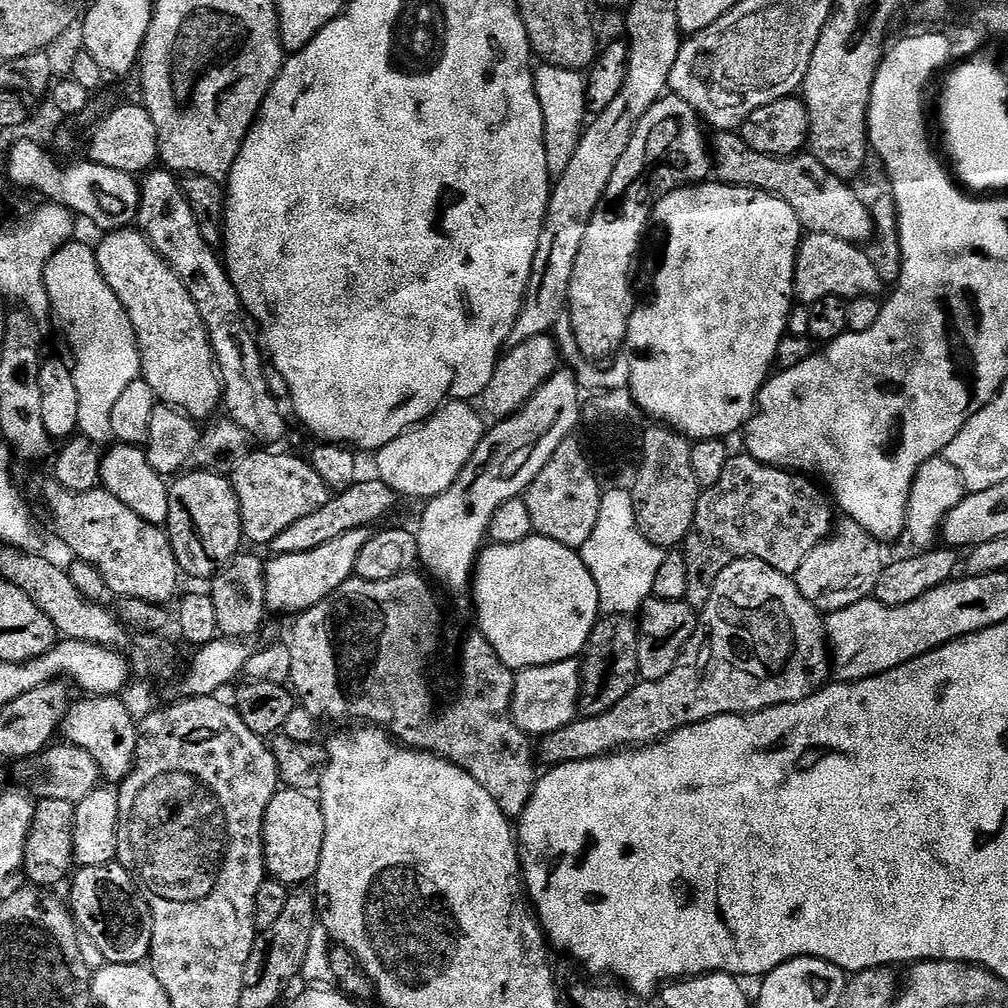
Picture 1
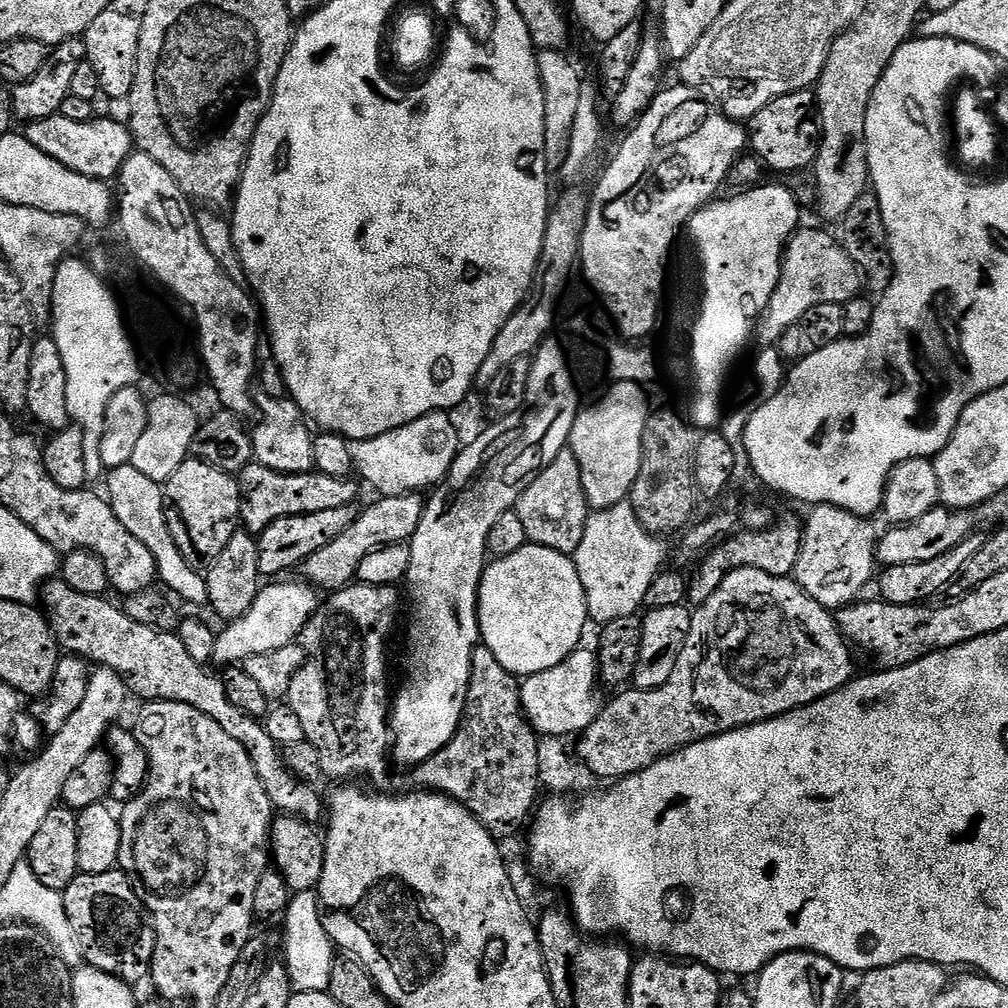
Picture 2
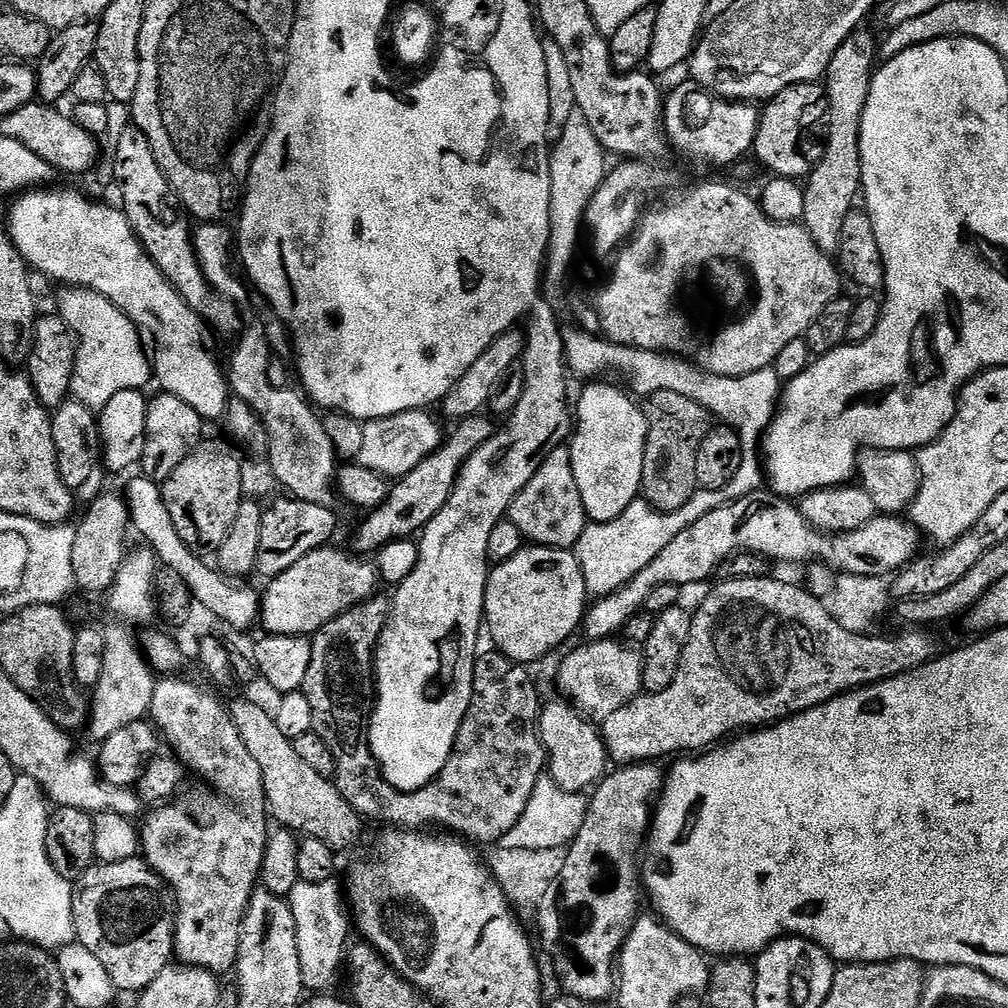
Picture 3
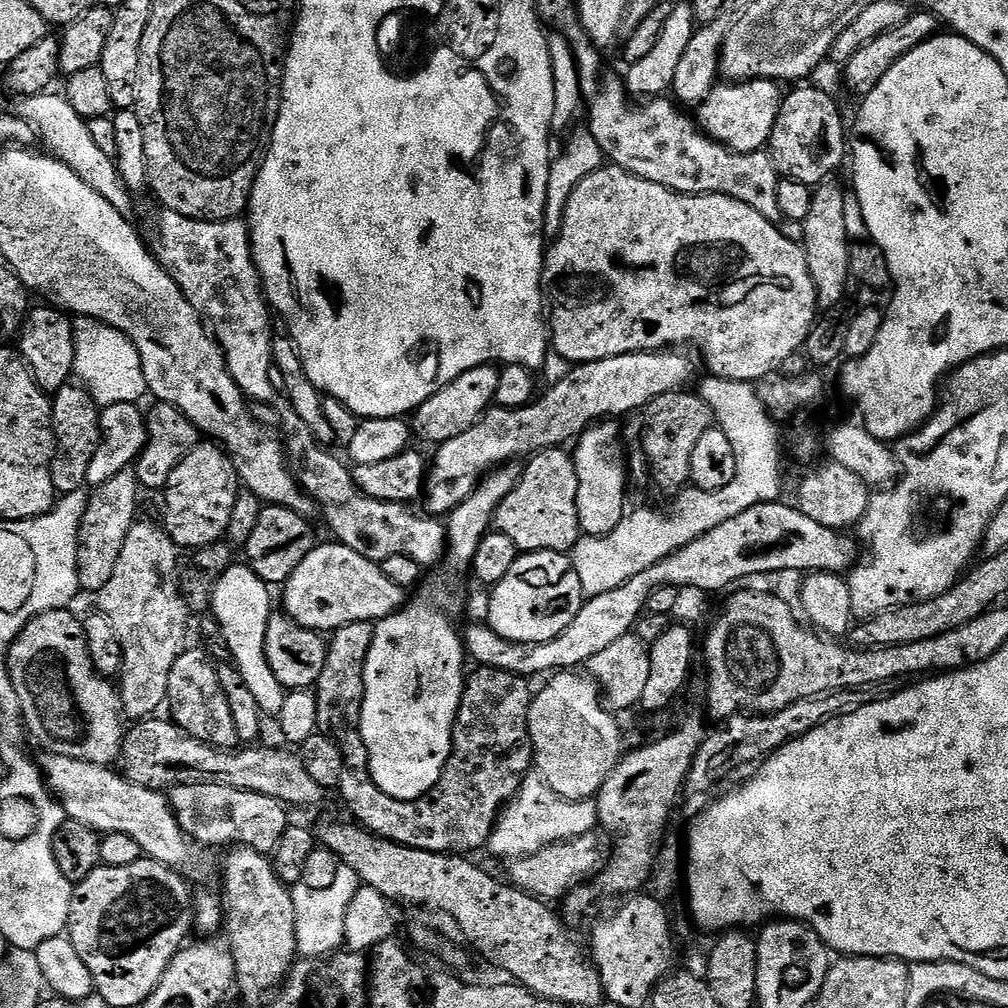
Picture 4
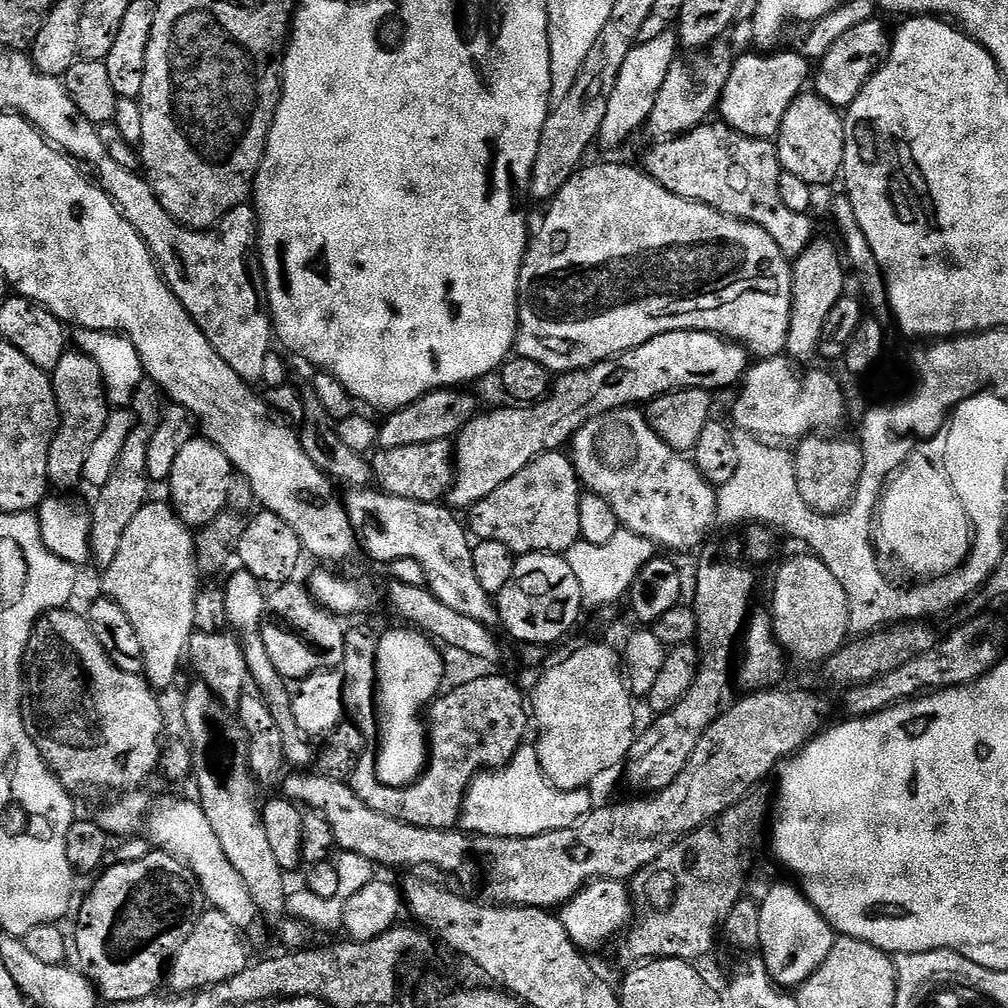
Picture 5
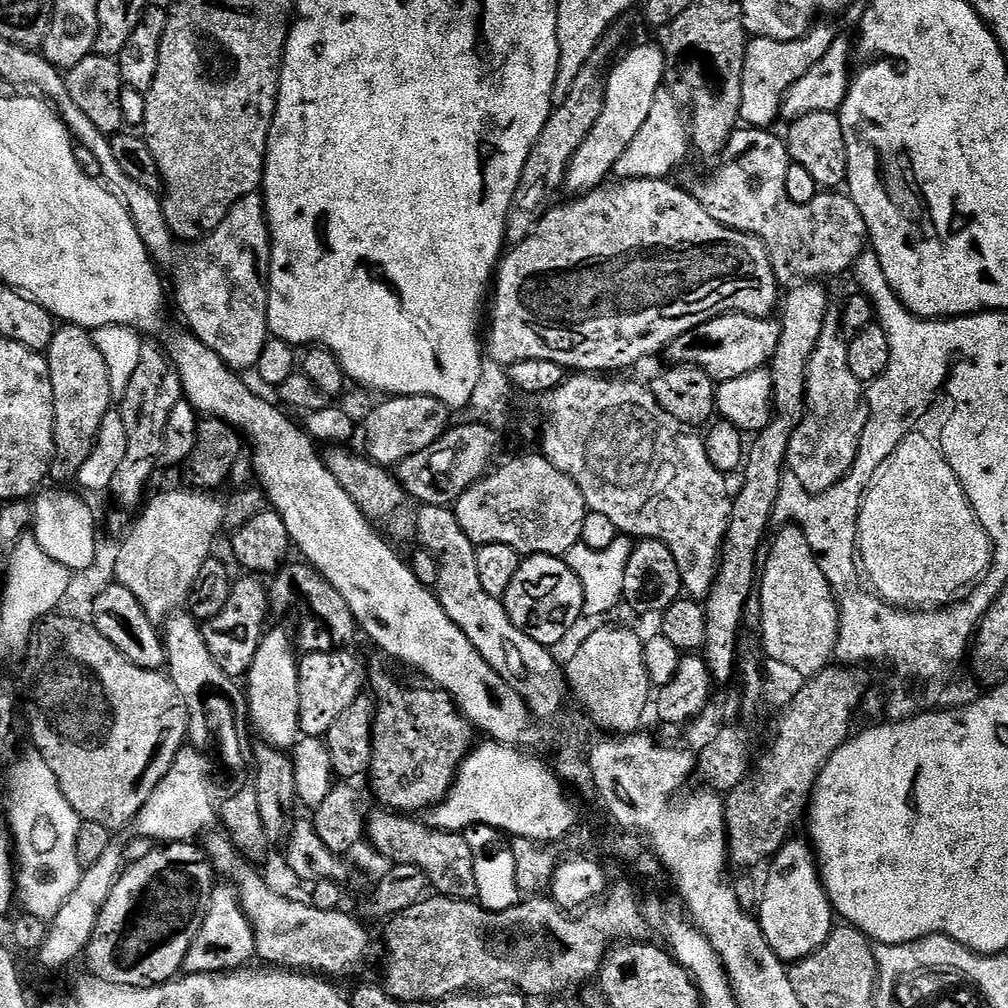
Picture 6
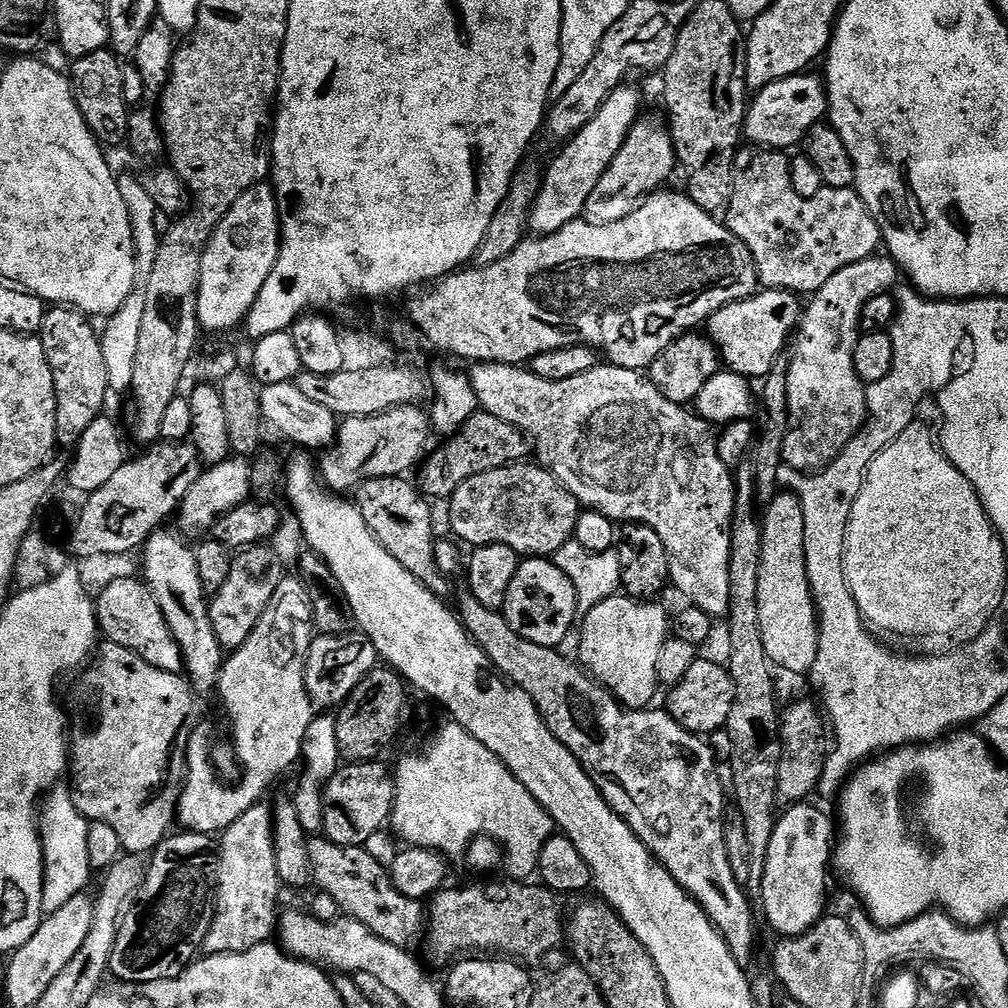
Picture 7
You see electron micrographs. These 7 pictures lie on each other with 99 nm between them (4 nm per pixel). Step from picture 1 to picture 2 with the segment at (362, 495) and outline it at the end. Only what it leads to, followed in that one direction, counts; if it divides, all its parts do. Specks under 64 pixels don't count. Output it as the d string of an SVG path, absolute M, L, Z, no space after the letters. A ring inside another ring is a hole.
M356 504L338 506L336 510L318 510L318 514L298 514L290 518L278 518L278 522L270 522L264 532L259 533L260 574L264 578L280 578L287 568L299 569L310 554L322 550L322 546L330 546L334 538L338 538L356 520L358 508Z

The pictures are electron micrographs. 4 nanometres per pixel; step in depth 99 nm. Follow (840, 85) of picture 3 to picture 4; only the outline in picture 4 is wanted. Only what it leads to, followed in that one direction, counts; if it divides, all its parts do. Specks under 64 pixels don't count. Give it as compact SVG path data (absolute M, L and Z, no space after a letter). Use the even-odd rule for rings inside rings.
M825 182L812 193L810 214L802 222L804 240L802 247L808 263L810 278L816 287L816 298L821 309L835 308L841 303L844 291L850 287L850 258L848 257L850 237L846 234L846 222L843 221L842 198L845 189L833 182Z

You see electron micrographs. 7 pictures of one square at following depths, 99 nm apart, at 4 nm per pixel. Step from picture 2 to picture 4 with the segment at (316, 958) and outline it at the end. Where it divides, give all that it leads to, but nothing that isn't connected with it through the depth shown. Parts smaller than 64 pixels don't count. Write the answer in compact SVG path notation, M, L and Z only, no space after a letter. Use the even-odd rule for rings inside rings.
M341 864L334 882L330 882L326 890L310 890L310 886L299 882L291 885L296 923L296 951L301 957L325 956L337 951L345 943L347 907L360 887L358 874L345 864Z

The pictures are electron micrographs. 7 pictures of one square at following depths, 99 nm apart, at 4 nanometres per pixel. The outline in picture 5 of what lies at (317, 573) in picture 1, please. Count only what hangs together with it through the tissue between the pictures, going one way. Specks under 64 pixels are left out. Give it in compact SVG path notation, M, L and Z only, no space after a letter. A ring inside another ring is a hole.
M678 330L658 334L658 338L650 338L650 342L642 342L634 350L626 350L609 360L598 362L589 368L579 368L576 372L565 372L555 377L548 393L533 404L508 406L512 408L496 408L493 412L481 411L473 416L467 426L454 440L454 459L456 476L452 480L452 488L446 497L447 507L453 510L470 510L482 498L487 498L502 486L502 482L510 482L514 474L526 470L534 458L544 452L555 452L563 449L576 435L576 431L597 416L613 412L618 408L644 406L667 392L677 392L680 388L702 388L705 392L719 393L719 388L739 385L745 372L750 367L750 353L742 344L729 342L715 332L702 330Z

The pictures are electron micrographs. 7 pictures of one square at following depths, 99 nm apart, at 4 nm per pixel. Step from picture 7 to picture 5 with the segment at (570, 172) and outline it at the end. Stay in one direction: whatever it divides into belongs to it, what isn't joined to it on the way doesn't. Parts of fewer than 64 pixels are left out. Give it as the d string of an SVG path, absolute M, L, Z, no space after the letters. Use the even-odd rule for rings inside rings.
M671 31L645 44L637 44L630 54L626 54L622 74L618 74L618 82L614 82L614 94L610 94L610 106L606 106L606 118L602 118L599 147L620 148L639 128L641 131L647 125L654 110L654 101L658 99L658 90L662 90L662 82L666 82L670 66L677 63L676 48L678 36Z

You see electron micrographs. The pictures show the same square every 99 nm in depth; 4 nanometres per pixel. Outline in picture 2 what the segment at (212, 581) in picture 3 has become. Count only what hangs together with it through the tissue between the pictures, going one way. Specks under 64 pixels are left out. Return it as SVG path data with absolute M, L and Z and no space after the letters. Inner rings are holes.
M132 464L111 469L108 473L109 504L119 520L131 533L134 533L154 554L157 575L159 579L182 599L190 604L203 604L208 602L208 592L205 577L182 554L180 547L170 534L169 522L165 514L165 500L163 487L147 478L146 474L136 470Z

